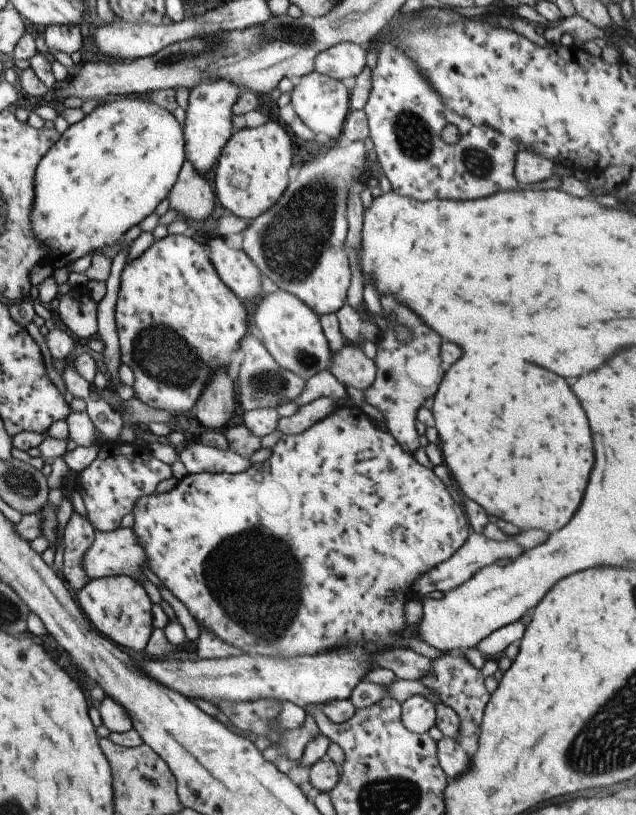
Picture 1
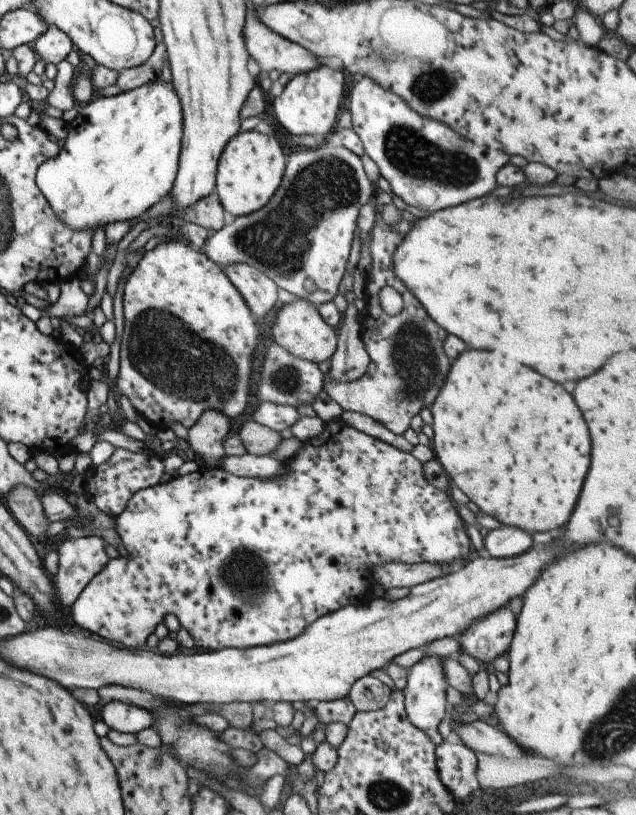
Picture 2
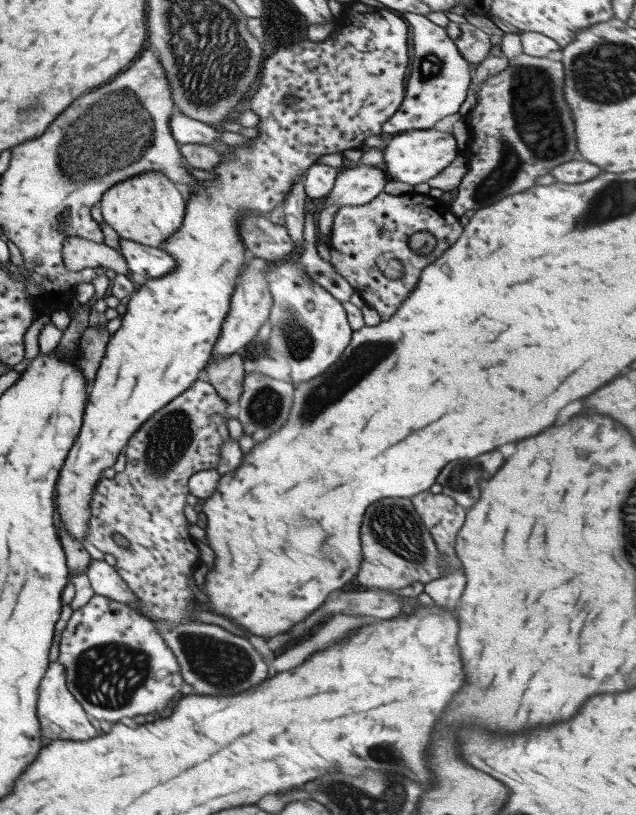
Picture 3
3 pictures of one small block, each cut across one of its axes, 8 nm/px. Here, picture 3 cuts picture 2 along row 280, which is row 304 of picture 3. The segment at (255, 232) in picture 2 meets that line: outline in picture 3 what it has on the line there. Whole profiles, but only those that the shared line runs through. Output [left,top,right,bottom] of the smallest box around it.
[265,260,353,384]

